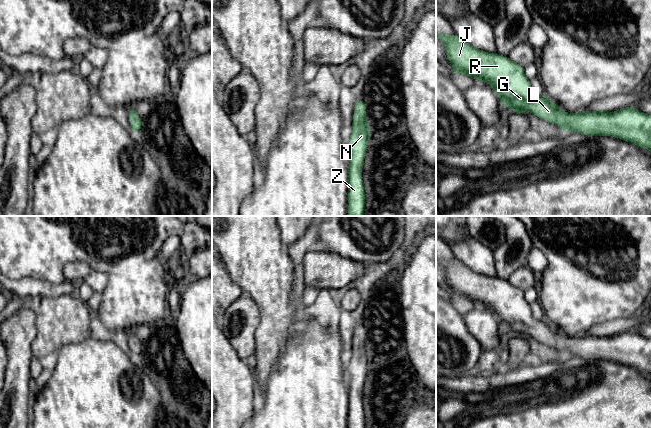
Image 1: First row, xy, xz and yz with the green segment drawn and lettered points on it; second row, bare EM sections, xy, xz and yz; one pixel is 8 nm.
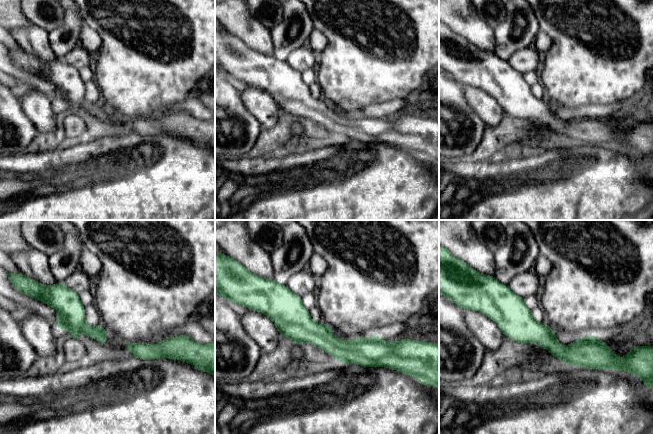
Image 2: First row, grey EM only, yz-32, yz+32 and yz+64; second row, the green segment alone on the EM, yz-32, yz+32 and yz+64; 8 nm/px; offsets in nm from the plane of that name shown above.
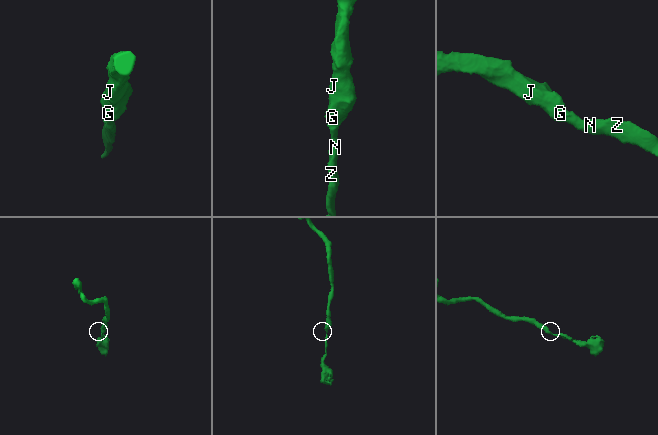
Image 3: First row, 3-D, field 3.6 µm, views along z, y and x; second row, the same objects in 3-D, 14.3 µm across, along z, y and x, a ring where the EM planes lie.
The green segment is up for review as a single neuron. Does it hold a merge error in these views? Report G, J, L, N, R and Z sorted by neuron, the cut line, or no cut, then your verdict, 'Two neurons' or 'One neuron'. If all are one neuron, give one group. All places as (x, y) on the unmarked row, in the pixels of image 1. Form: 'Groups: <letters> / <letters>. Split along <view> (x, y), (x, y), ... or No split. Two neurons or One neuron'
Groups: G J L N R Z. No split. One neuron

